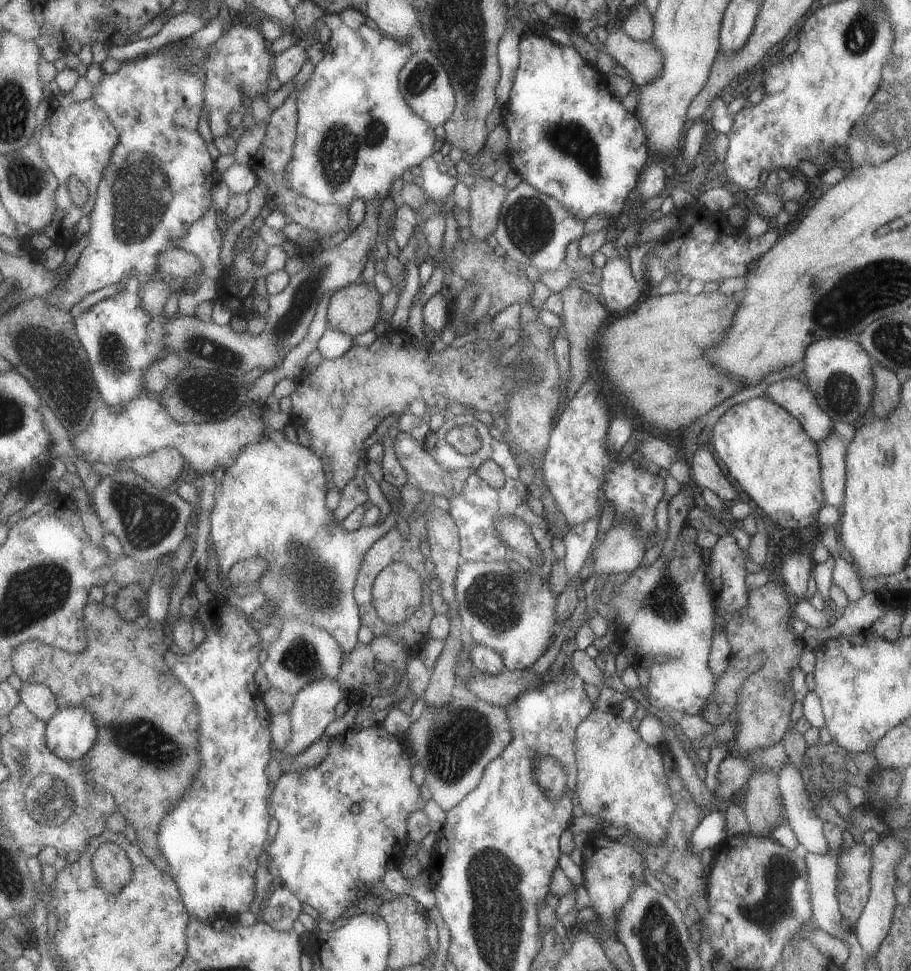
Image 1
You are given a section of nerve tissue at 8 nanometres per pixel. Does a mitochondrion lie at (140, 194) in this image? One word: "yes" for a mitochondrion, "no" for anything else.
yes

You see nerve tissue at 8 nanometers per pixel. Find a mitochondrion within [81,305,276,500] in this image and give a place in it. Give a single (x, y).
(115, 362)

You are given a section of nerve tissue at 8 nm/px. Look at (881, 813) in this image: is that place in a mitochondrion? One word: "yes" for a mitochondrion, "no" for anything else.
no

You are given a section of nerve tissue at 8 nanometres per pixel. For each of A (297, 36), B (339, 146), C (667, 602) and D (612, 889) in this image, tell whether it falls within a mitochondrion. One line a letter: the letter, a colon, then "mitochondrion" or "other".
A: other
B: mitochondrion
C: mitochondrion
D: other

